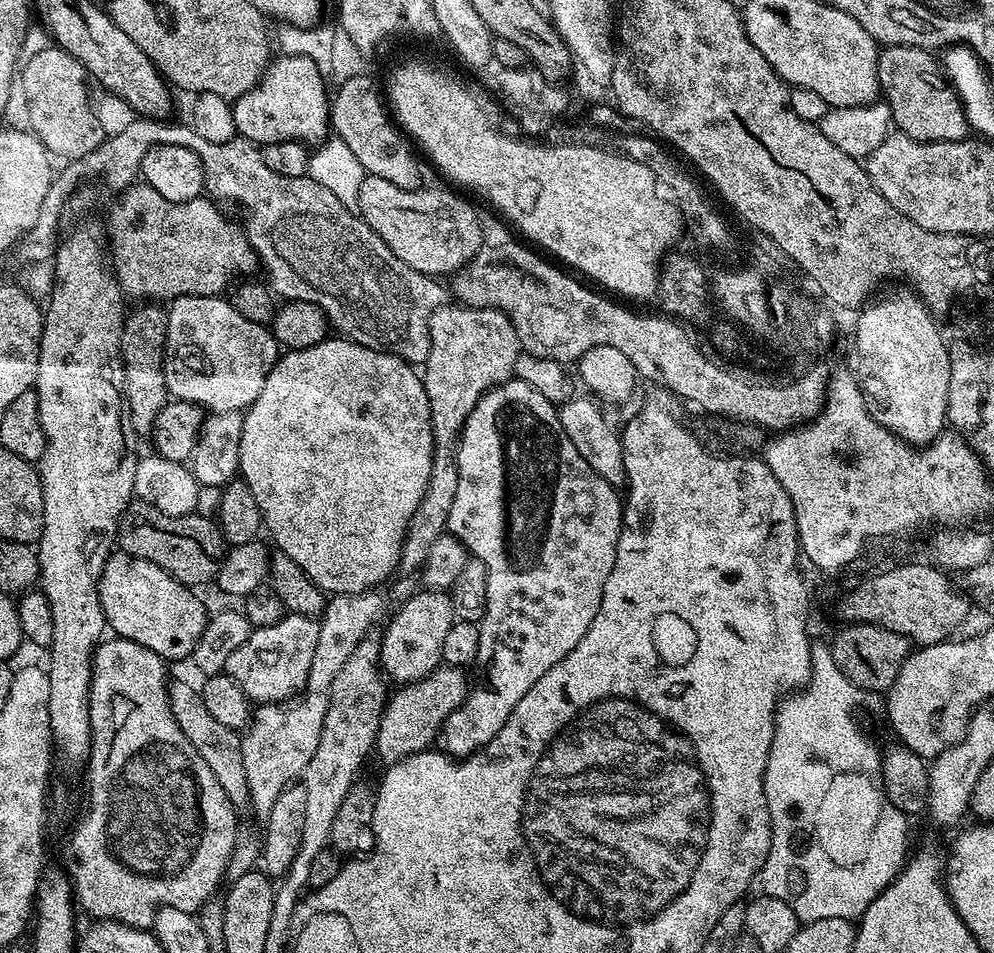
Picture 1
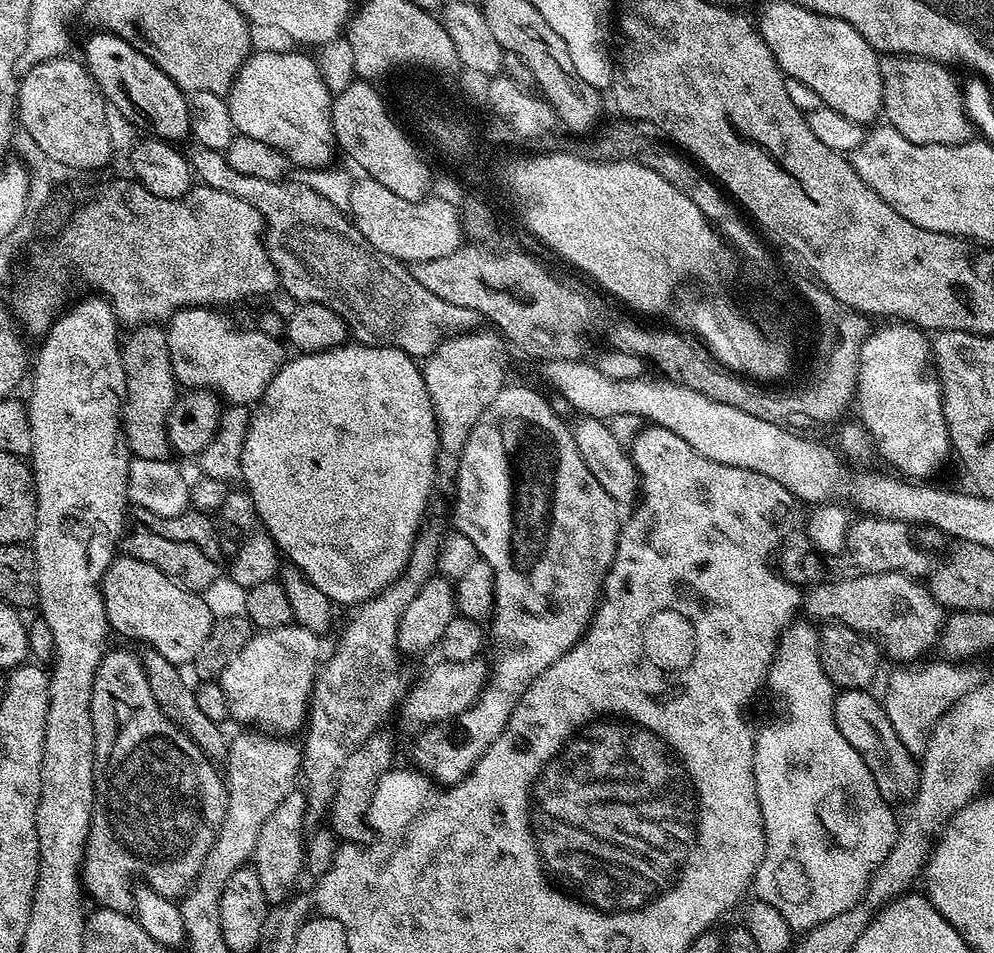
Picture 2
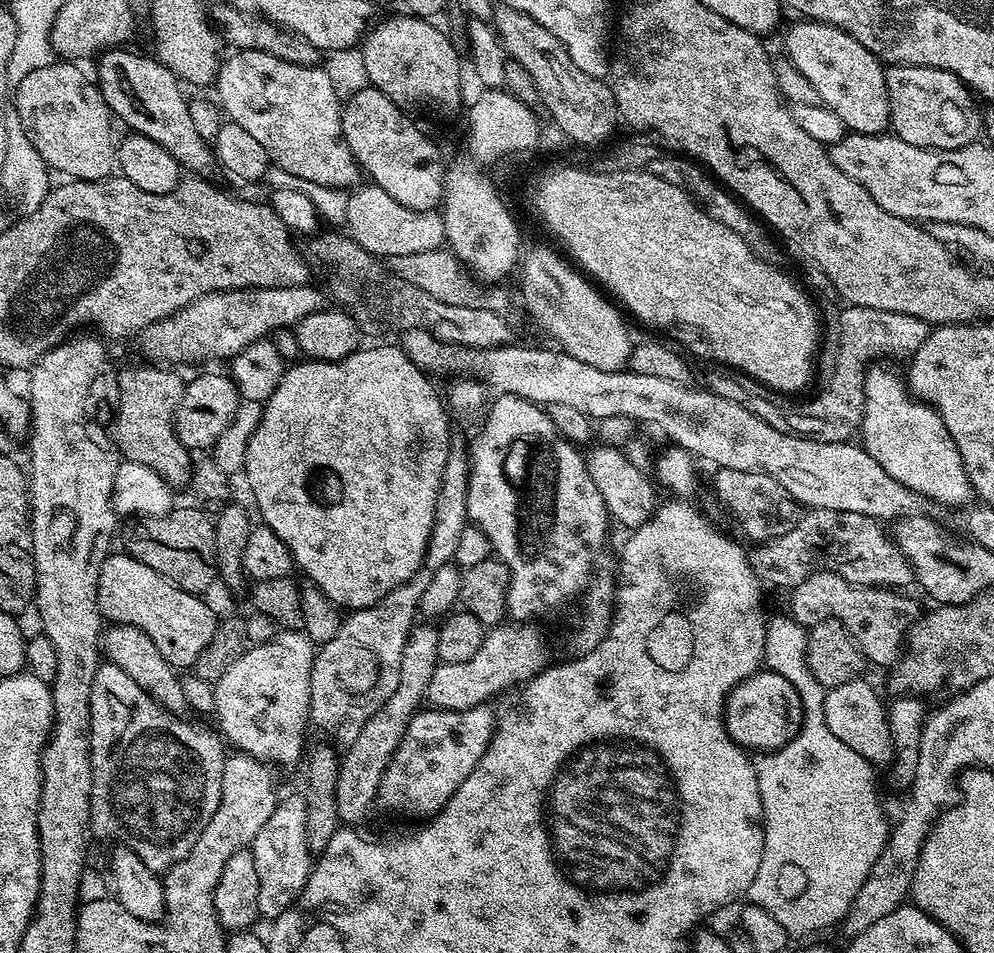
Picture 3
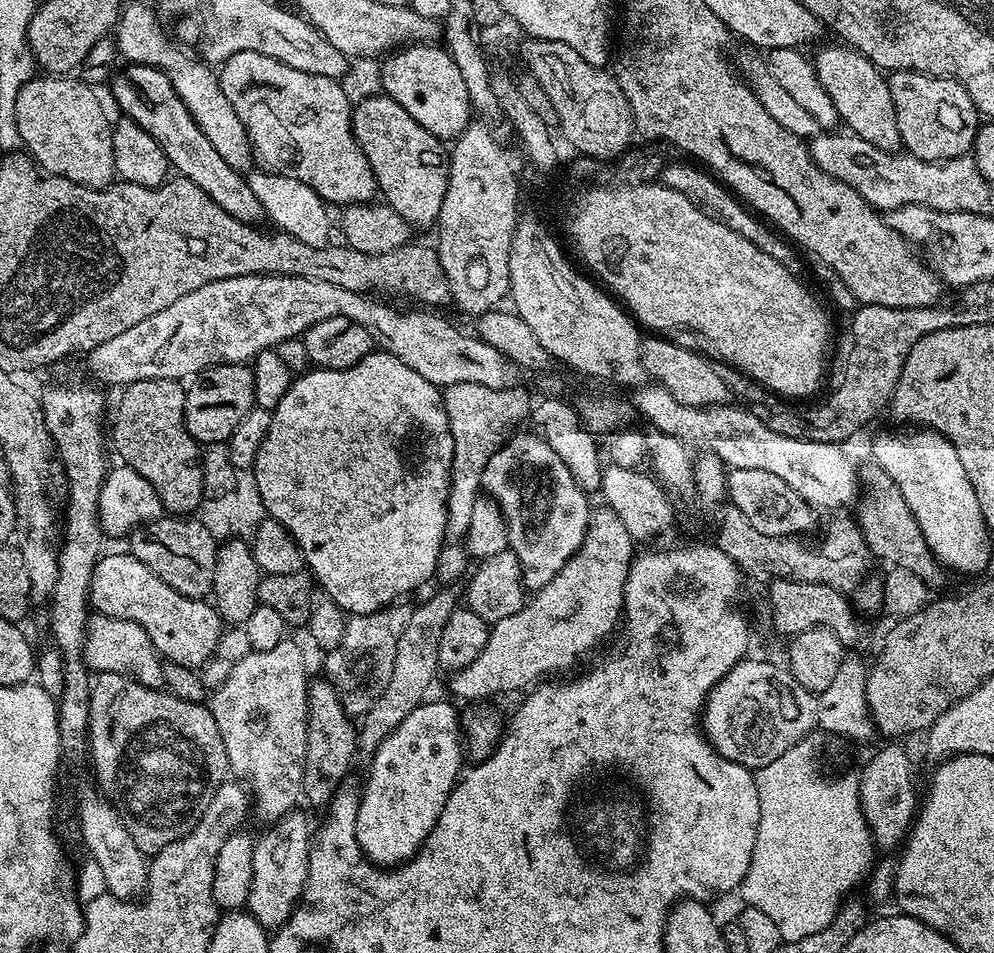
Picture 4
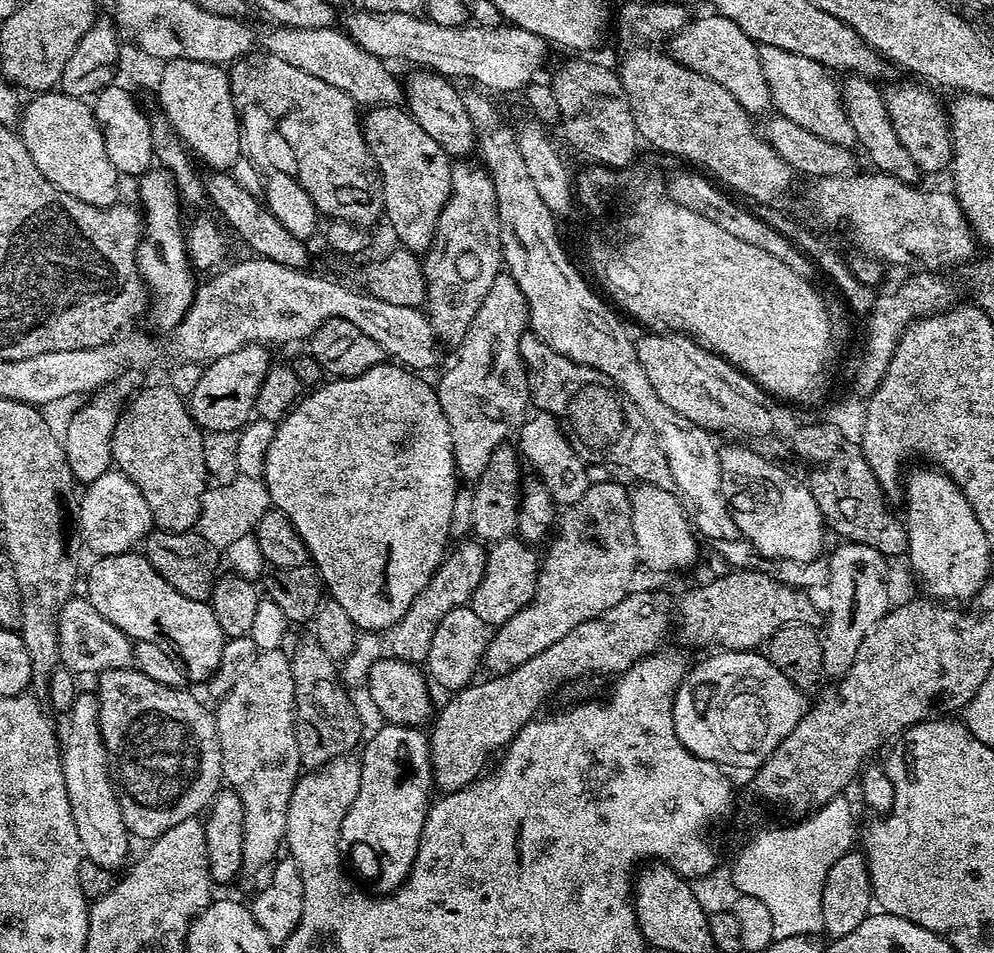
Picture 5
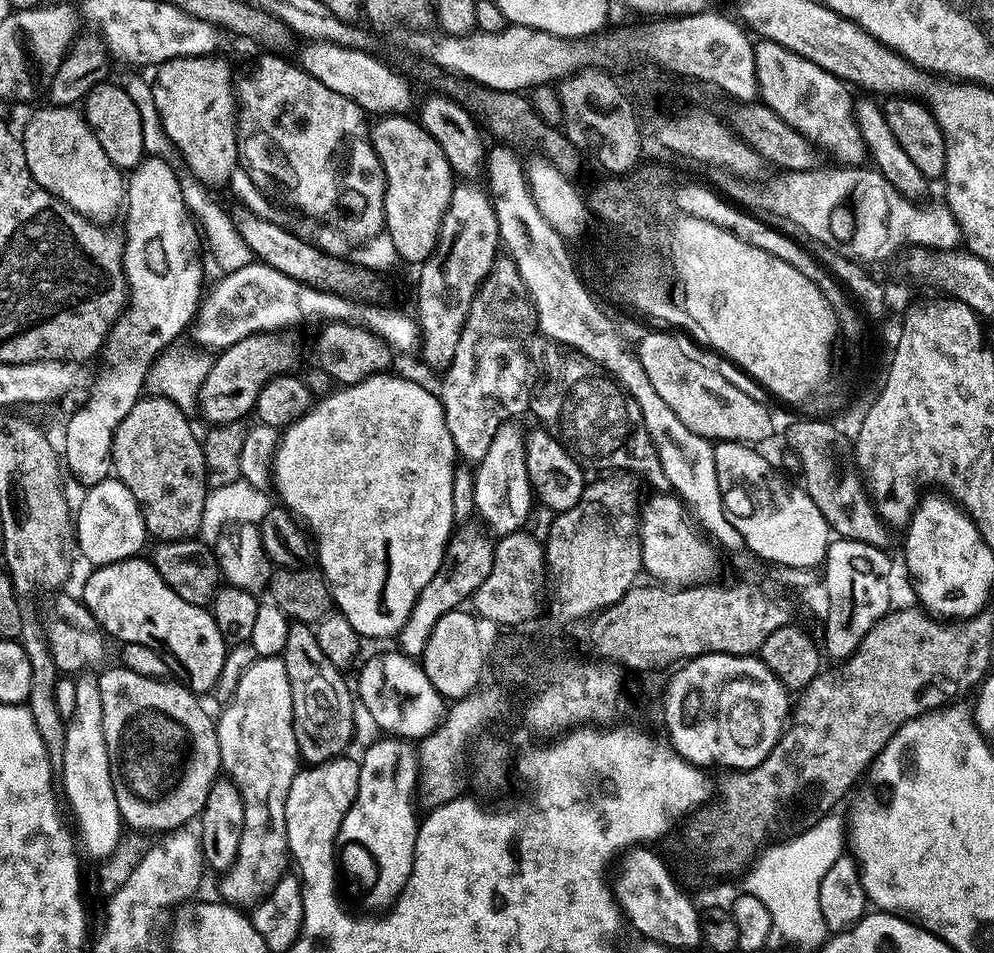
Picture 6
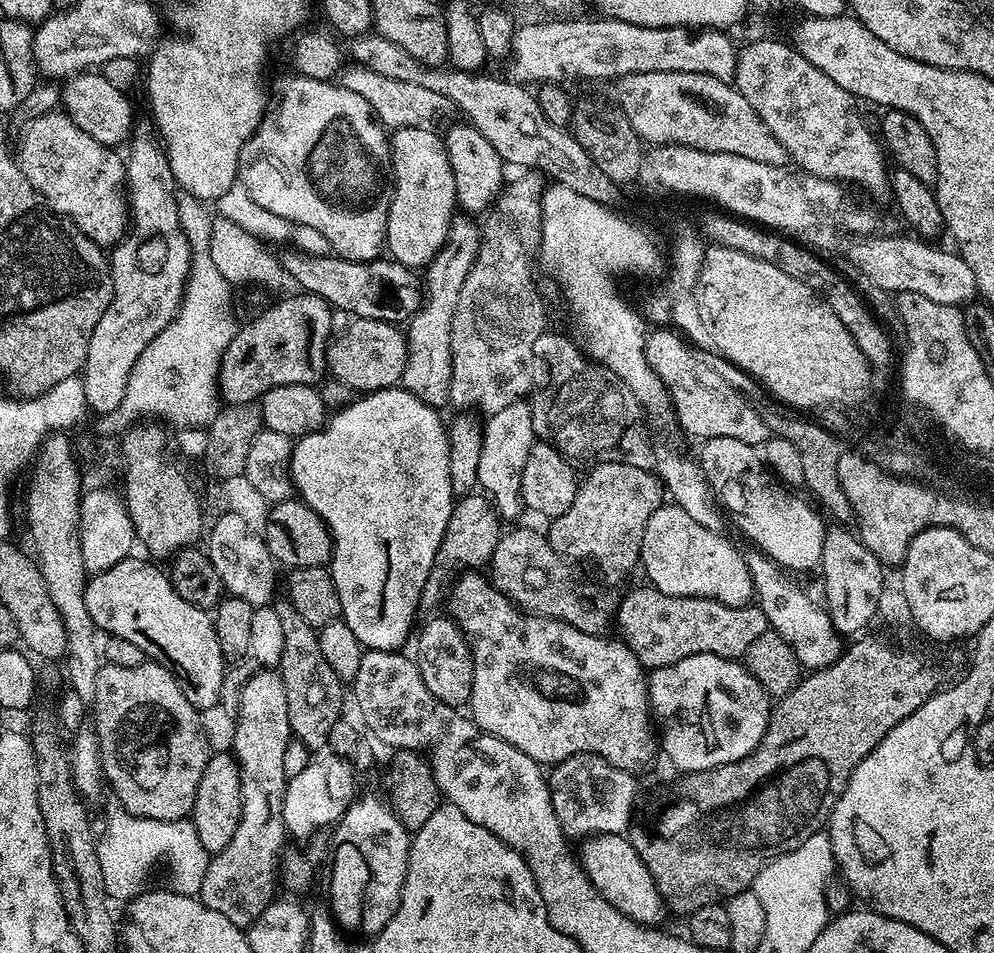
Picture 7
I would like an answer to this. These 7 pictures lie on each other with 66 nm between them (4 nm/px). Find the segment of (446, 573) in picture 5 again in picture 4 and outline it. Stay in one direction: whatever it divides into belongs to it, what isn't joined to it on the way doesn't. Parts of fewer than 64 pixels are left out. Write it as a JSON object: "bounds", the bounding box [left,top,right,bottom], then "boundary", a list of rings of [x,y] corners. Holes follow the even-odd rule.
{"bounds":[358,590,458,754],"boundary":[[[452,590],[440,591],[444,592],[436,592],[425,604],[415,605],[412,608],[410,622],[406,624],[406,630],[402,630],[402,638],[398,638],[398,650],[394,654],[394,674],[390,678],[386,690],[372,703],[370,710],[365,712],[359,721],[358,748],[361,753],[371,754],[375,752],[376,747],[406,718],[406,714],[410,714],[417,706],[425,703],[426,697],[429,695],[429,693],[427,694],[428,687],[431,686],[436,672],[439,673],[441,671],[438,646],[442,643],[442,629],[446,626],[446,621],[450,618],[450,614],[456,612],[458,601],[456,601],[454,593],[448,592]]]}

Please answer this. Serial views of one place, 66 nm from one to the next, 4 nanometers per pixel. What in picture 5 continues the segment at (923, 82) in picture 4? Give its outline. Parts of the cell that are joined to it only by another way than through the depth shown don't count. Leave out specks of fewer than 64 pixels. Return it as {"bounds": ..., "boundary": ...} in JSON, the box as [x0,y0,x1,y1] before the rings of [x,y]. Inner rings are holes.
{"bounds":[883,82,952,173],"boundary":[[[920,82],[912,83],[916,84],[892,84],[883,89],[886,108],[890,110],[890,122],[894,122],[894,130],[902,146],[906,146],[910,158],[914,158],[914,166],[918,166],[921,173],[940,172],[943,168],[945,171],[952,163],[952,125],[949,113],[931,92],[931,87]]]}

